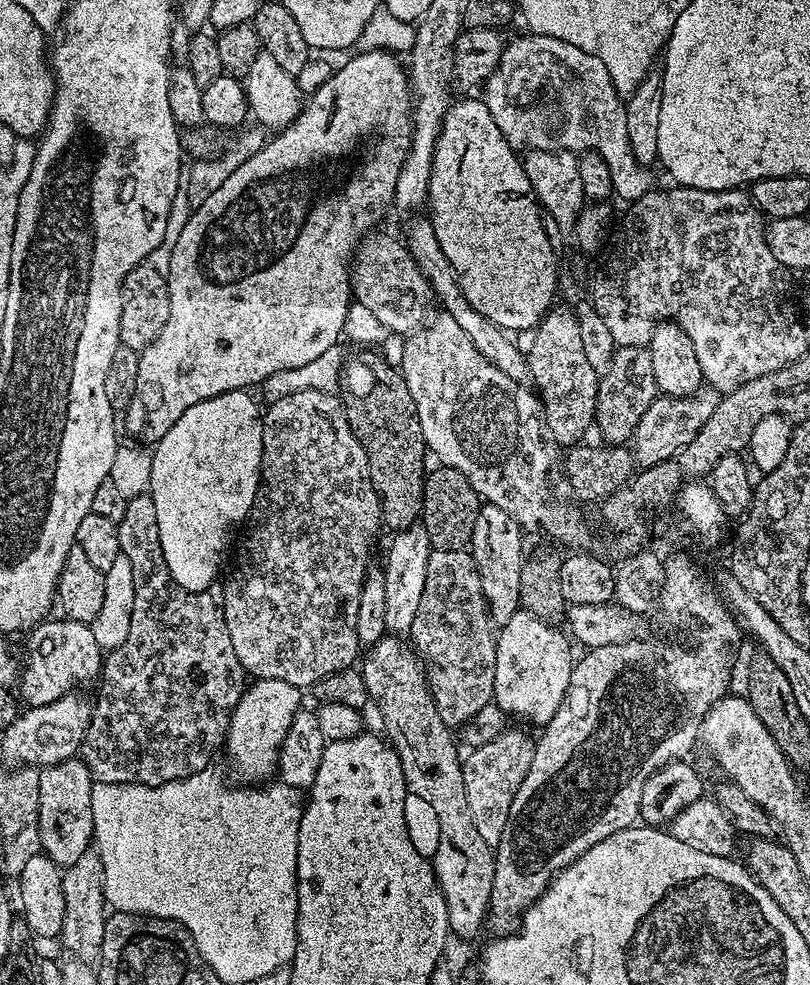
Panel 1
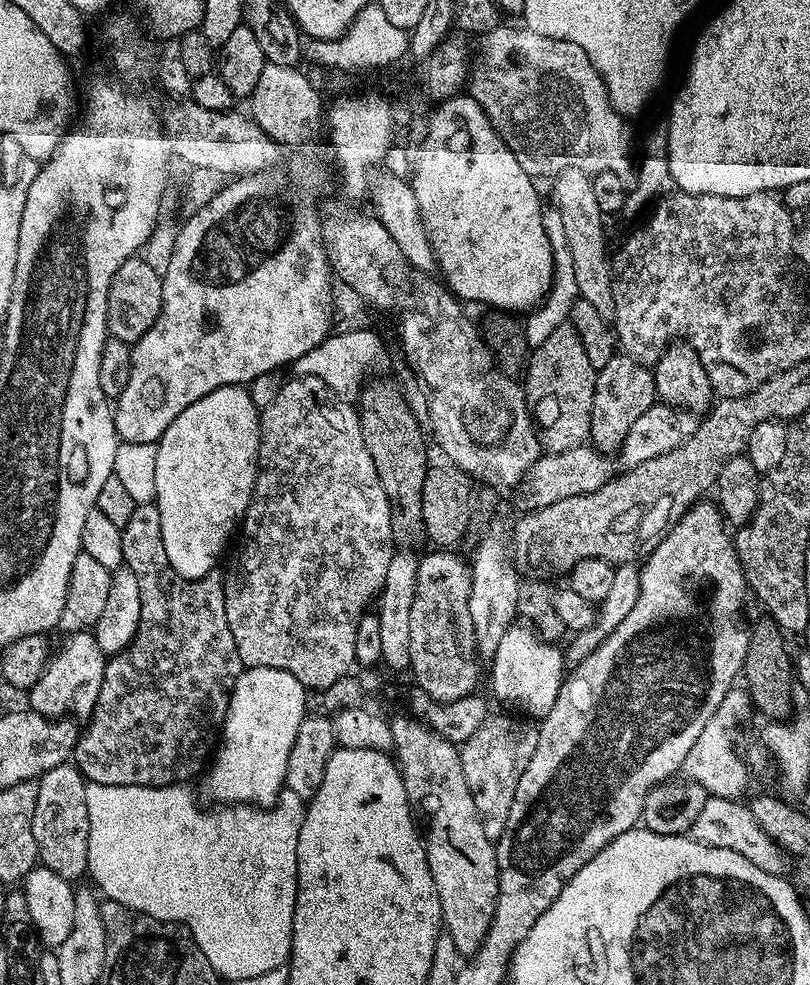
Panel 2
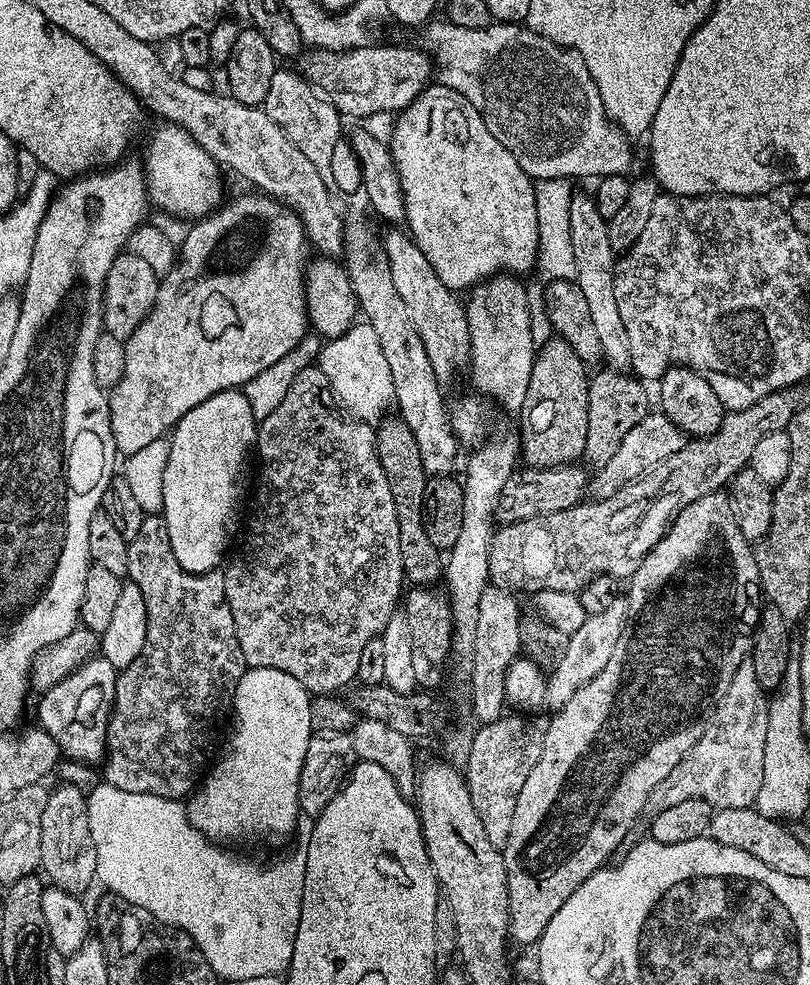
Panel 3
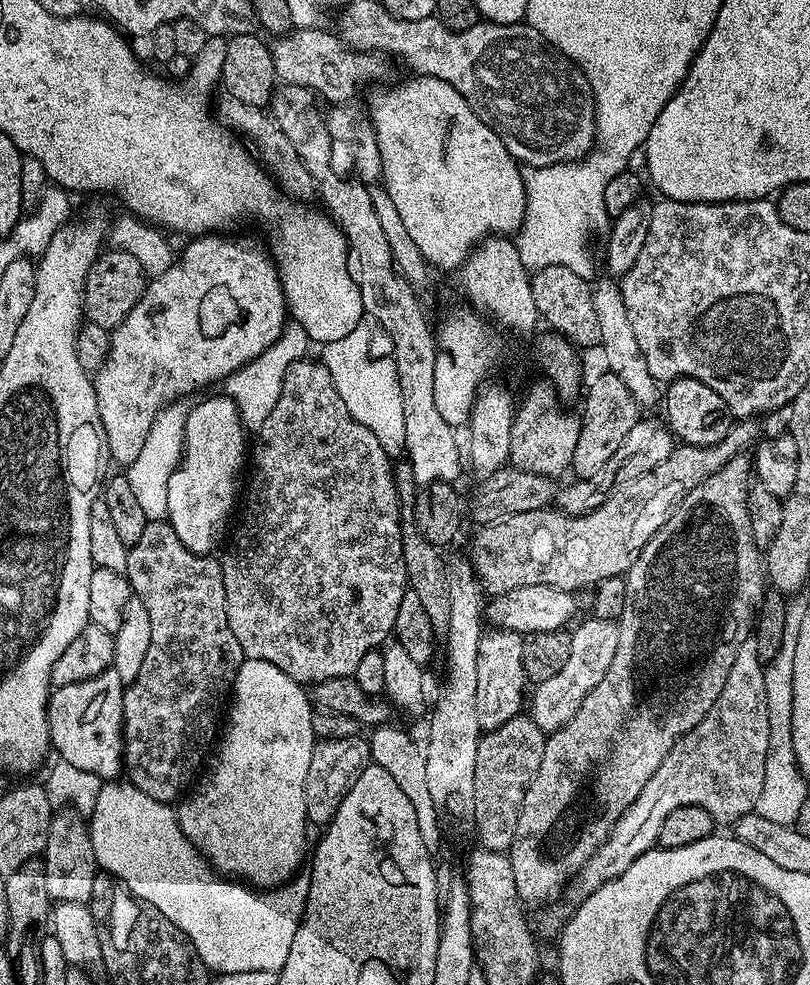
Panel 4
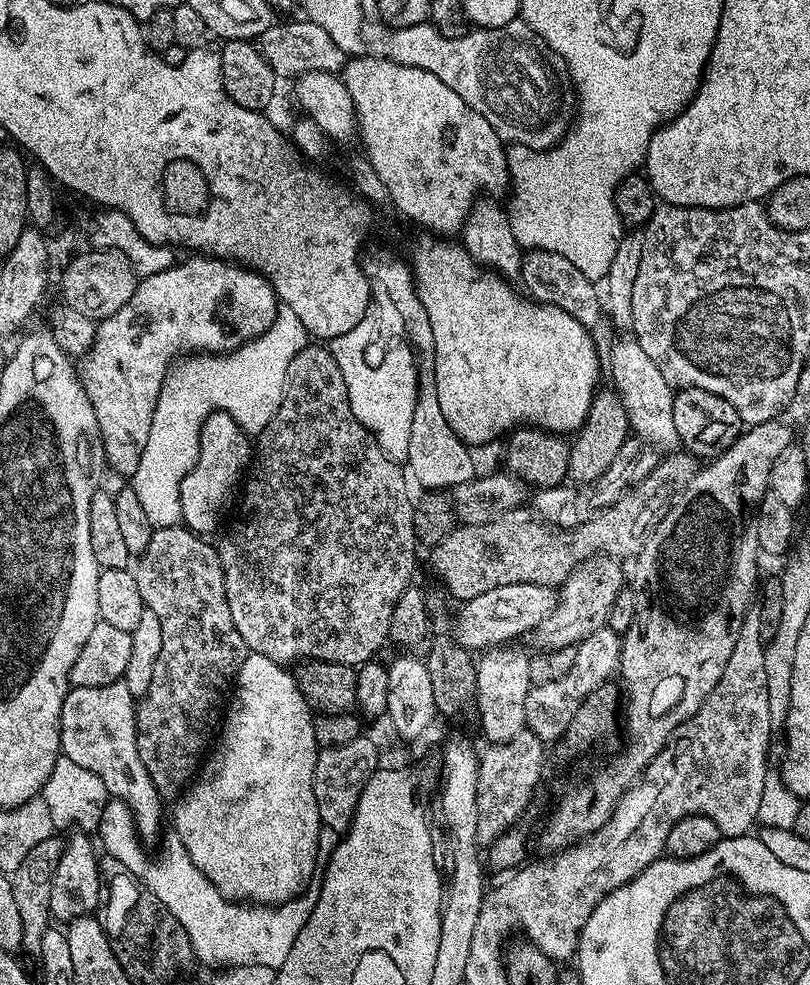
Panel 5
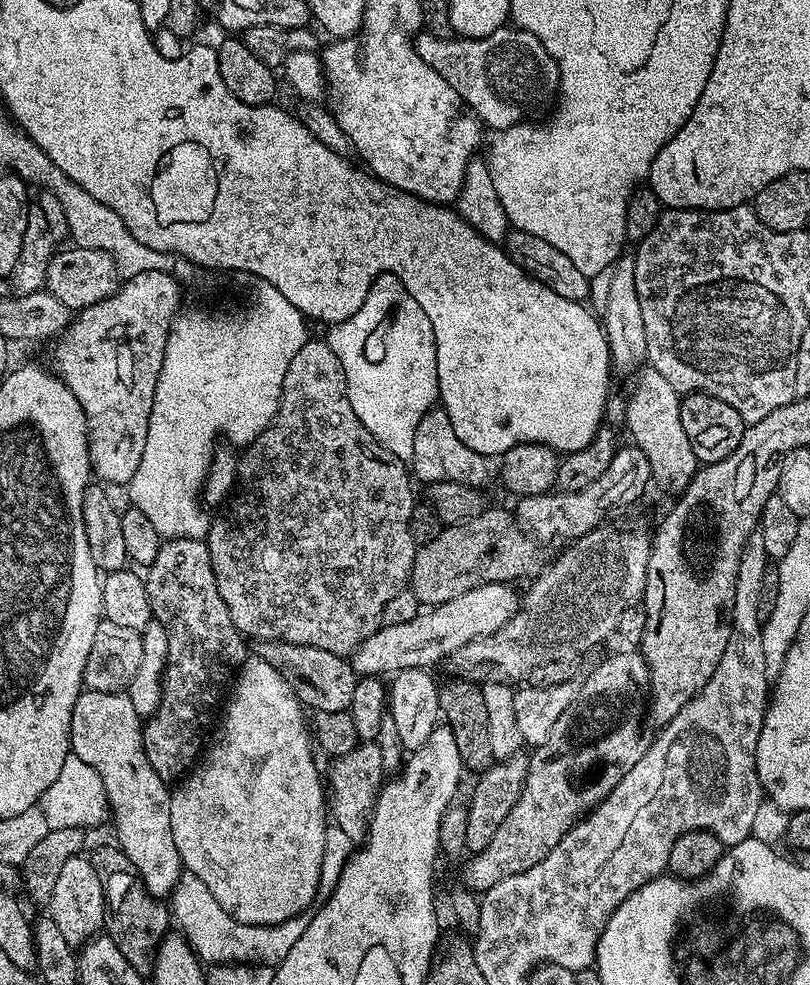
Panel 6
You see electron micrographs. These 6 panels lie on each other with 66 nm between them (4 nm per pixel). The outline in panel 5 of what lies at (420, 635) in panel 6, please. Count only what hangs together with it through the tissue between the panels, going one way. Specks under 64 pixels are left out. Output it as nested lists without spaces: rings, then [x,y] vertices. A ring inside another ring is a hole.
[[[537,584],[494,586],[494,590],[486,590],[486,594],[478,594],[459,605],[454,616],[456,642],[465,650],[487,650],[493,646],[507,645],[512,642],[508,640],[522,632],[531,633],[532,628],[538,626],[538,622],[542,622],[552,613],[557,599],[557,593],[553,589]]]

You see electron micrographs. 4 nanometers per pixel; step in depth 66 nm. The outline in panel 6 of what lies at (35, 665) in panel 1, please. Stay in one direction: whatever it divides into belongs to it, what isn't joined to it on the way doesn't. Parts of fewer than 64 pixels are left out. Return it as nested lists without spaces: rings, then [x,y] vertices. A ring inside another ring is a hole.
[[[81,691],[78,702],[74,702],[74,714],[70,718],[70,742],[72,743],[70,749],[71,755],[82,758],[82,762],[86,762],[86,766],[94,766],[94,770],[98,770],[98,778],[102,778],[102,786],[106,786],[106,798],[108,799],[108,807],[110,809],[110,820],[111,823],[116,823],[116,838],[114,838],[114,840],[132,863],[131,869],[140,875],[142,882],[152,896],[157,898],[169,897],[172,892],[175,891],[177,884],[180,883],[182,875],[178,846],[174,846],[174,834],[170,830],[170,798],[172,797],[172,793],[166,781],[154,770],[154,766],[150,766],[150,758],[146,758],[142,716],[141,713],[134,710],[134,702],[130,702],[130,698],[124,692]]]

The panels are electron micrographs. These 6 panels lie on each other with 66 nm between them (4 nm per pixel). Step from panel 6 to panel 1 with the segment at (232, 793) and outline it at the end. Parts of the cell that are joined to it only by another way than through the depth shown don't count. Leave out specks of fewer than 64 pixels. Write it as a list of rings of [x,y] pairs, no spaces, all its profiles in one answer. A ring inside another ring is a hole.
[[[256,680],[249,683],[240,696],[238,706],[230,718],[226,753],[232,763],[232,772],[244,786],[256,786],[267,781],[268,775],[277,771],[280,762],[280,747],[286,734],[294,727],[301,711],[301,689],[290,682]]]

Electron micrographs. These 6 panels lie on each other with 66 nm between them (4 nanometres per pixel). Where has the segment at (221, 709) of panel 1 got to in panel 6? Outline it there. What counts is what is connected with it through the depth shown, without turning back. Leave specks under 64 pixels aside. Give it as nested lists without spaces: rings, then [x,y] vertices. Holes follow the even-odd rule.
[[[164,540],[158,558],[147,565],[146,583],[155,623],[166,630],[168,665],[164,667],[164,689],[158,710],[151,713],[143,725],[144,749],[146,758],[150,758],[150,766],[154,766],[159,776],[166,782],[176,782],[197,763],[206,737],[217,719],[218,709],[240,671],[240,665],[249,659],[250,648],[244,645],[245,637],[234,626],[230,610],[226,610],[226,602],[222,602],[222,594],[218,594],[210,550],[204,540]]]

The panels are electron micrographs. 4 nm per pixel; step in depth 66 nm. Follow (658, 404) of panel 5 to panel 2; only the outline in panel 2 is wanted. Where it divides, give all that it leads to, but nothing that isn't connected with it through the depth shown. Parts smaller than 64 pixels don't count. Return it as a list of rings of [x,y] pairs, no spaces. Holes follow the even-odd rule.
[[[561,168],[551,177],[551,207],[558,210],[562,218],[562,231],[566,234],[566,246],[574,264],[574,282],[579,299],[590,302],[600,313],[607,313],[612,307],[612,273],[610,271],[610,248],[604,237],[606,217],[598,210],[594,198],[592,179],[580,168]]]

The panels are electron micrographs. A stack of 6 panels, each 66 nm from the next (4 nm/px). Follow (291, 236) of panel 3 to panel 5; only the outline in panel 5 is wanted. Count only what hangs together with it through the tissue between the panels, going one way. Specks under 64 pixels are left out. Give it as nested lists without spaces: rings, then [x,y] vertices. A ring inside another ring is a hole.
[[[192,254],[189,257],[189,260],[176,262],[165,272],[143,277],[137,283],[130,302],[97,323],[92,347],[78,360],[80,381],[94,406],[94,418],[98,418],[99,443],[102,448],[104,444],[104,456],[109,466],[124,478],[131,478],[134,470],[138,470],[146,438],[150,435],[150,422],[154,422],[154,406],[173,361],[193,350],[203,350],[208,354],[231,352],[248,340],[261,336],[276,317],[276,292],[265,276],[250,268],[217,260],[214,256]]]

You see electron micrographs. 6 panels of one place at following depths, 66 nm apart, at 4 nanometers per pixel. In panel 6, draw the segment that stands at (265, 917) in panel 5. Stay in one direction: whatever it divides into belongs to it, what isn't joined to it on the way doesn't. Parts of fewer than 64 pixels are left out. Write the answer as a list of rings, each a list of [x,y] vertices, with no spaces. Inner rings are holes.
[[[181,875],[180,883],[170,896],[170,912],[178,923],[179,931],[188,937],[197,957],[205,965],[218,964],[281,964],[290,954],[294,942],[302,938],[302,930],[306,930],[309,922],[307,915],[301,914],[274,926],[254,926],[243,924],[234,919],[218,902],[214,902],[214,894],[198,882],[196,876]]]

